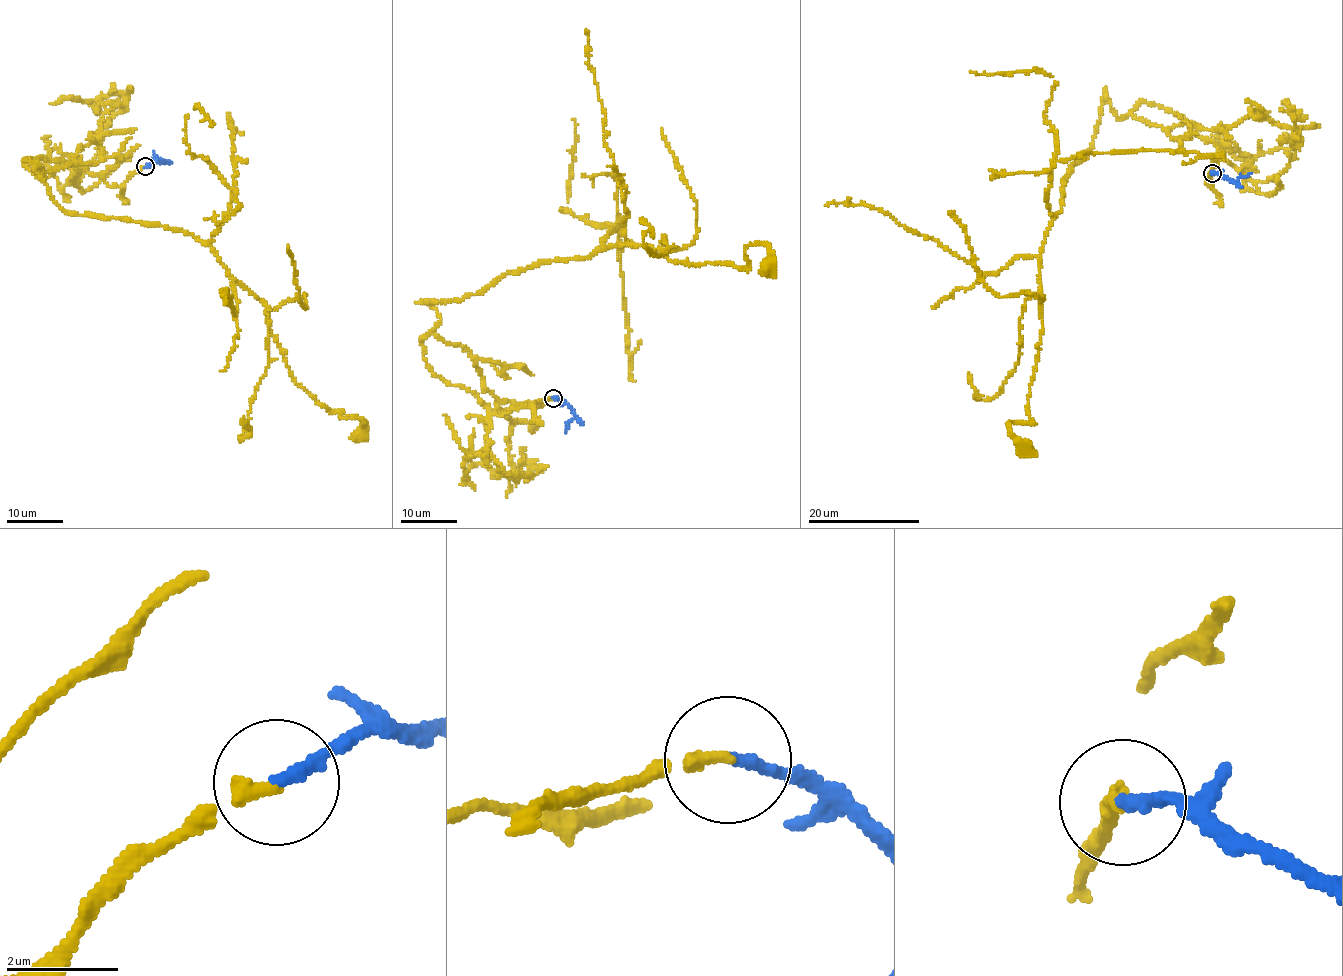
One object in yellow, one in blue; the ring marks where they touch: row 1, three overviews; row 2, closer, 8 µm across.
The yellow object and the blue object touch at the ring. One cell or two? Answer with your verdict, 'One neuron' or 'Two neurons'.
One neuron

